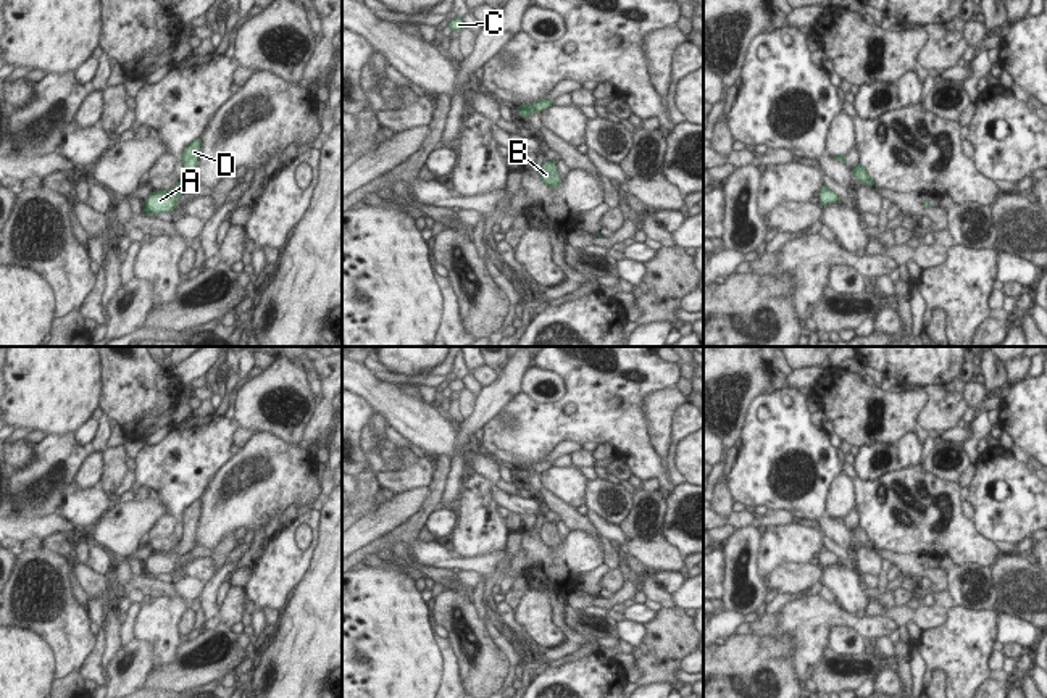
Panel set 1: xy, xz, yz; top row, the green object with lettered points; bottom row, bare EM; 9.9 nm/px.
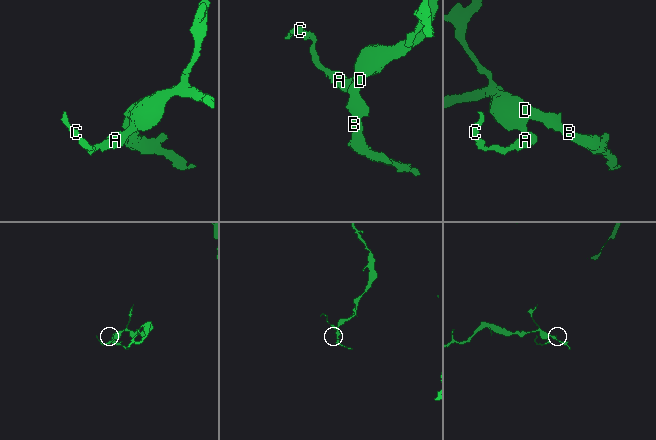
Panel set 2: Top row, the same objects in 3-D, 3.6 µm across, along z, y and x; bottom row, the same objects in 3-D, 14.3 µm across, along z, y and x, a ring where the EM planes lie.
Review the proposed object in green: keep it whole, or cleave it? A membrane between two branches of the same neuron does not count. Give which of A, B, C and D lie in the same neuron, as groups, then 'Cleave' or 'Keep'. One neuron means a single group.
Groups: A B C D. Keep.

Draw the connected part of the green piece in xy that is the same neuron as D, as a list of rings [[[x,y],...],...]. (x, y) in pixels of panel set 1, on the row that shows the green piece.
[[[200,139],[190,142],[182,152],[182,179],[174,189],[160,190],[148,195],[144,213],[148,216],[171,213],[177,206],[177,197],[195,187],[195,169],[200,155]]]

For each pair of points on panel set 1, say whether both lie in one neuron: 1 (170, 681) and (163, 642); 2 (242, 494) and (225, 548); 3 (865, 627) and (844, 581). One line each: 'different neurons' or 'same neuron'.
1: different neurons
2: different neurons
3: different neurons

